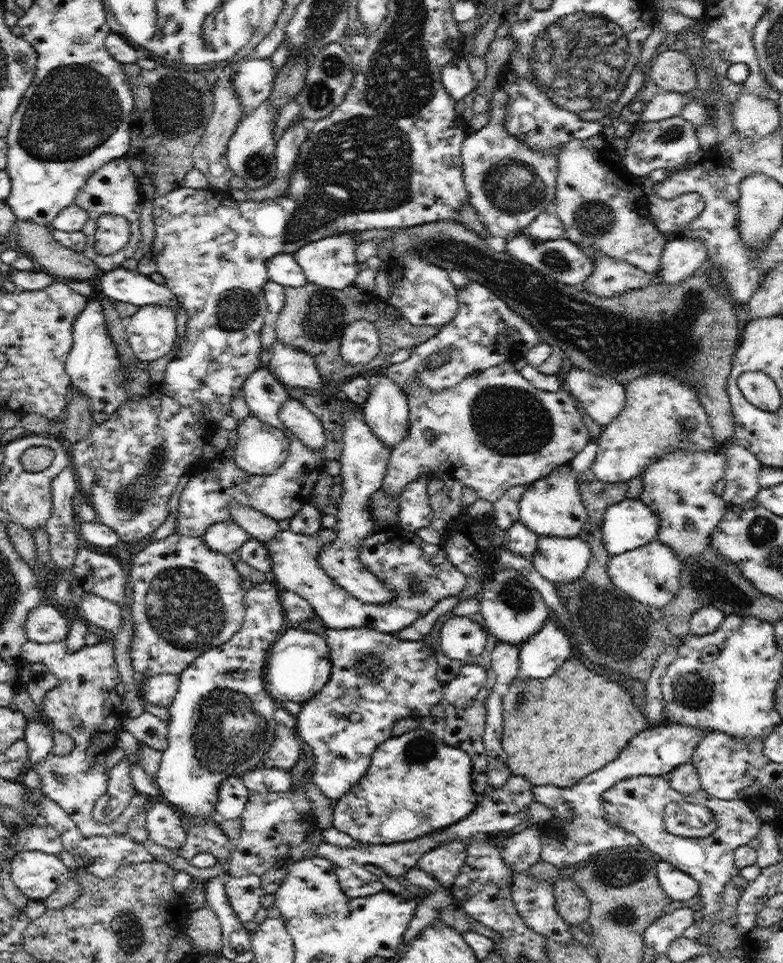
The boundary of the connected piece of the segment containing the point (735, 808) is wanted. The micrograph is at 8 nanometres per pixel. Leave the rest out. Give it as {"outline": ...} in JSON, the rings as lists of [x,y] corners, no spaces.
{"outline":[[[632,775],[612,785],[602,795],[602,806],[606,818],[618,828],[624,828],[639,838],[639,843],[648,852],[658,856],[659,860],[674,864],[675,868],[686,872],[698,882],[699,894],[702,895],[698,914],[719,914],[721,896],[726,884],[739,874],[734,863],[734,850],[744,846],[760,833],[765,823],[754,811],[754,806],[744,799],[722,800],[710,795],[704,789],[697,793],[682,793],[674,790],[668,777],[661,775]]]}

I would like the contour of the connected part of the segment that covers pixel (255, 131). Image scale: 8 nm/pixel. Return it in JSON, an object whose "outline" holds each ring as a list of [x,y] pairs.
{"outline":[[[264,100],[248,116],[241,118],[234,134],[228,141],[226,156],[228,166],[235,176],[244,178],[246,186],[250,186],[251,189],[267,186],[276,178],[277,161],[275,151],[277,138],[274,134],[274,123],[276,123],[278,112],[270,106],[270,100]]]}

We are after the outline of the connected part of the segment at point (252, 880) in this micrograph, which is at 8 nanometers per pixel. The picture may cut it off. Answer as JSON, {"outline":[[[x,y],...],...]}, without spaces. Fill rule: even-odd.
{"outline":[[[250,874],[228,877],[225,883],[230,907],[242,923],[252,921],[261,907],[261,898],[265,895],[261,882],[260,876]]]}

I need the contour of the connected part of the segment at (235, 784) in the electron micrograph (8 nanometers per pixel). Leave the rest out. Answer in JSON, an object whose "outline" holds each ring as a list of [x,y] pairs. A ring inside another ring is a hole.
{"outline":[[[240,775],[226,778],[218,789],[218,818],[228,820],[241,817],[248,799],[249,790]]]}

